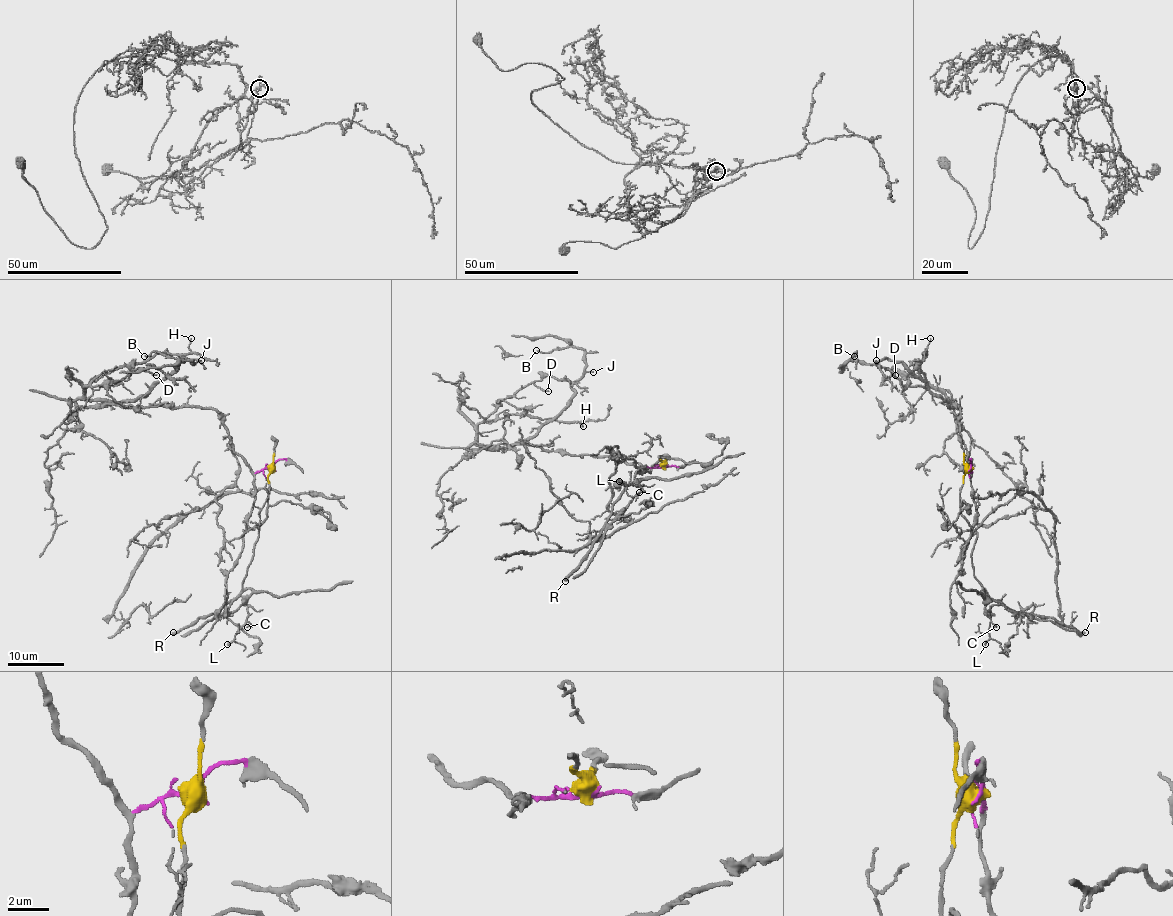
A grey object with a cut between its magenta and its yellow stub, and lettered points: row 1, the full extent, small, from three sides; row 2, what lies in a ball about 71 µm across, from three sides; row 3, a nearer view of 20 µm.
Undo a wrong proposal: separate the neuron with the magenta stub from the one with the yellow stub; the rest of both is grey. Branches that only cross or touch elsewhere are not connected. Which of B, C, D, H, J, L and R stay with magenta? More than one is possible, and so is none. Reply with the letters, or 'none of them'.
B, D, H, J

